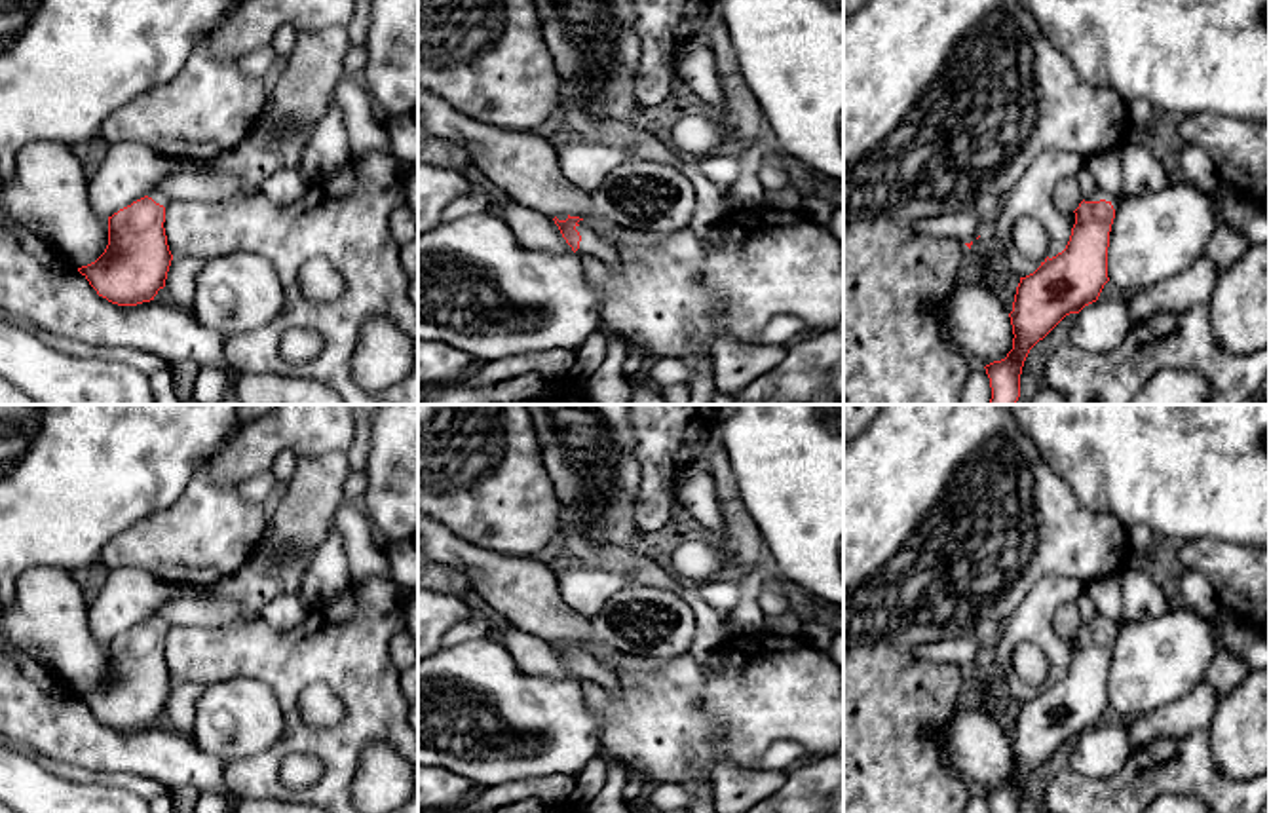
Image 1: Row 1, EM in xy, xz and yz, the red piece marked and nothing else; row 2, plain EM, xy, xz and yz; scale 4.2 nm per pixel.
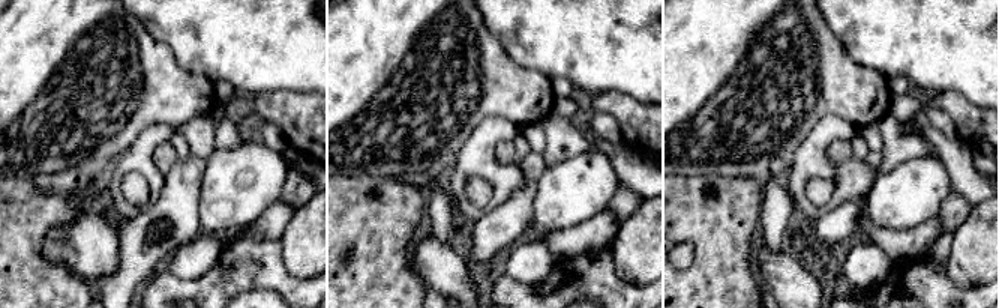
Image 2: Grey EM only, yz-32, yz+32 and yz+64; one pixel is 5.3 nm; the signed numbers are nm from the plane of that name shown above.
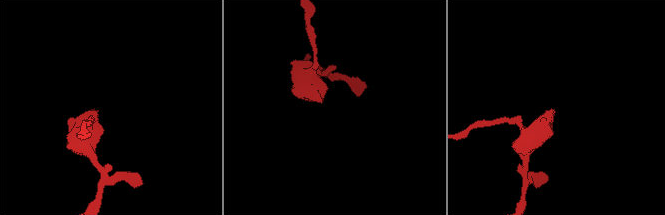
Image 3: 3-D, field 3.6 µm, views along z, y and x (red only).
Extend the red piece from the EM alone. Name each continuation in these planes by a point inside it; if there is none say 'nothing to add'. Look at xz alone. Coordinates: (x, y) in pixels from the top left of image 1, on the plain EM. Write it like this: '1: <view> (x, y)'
1: xz (591, 669)

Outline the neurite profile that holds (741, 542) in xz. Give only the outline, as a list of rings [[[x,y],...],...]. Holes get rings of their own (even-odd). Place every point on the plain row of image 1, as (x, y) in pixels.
[[[722,448],[710,462],[716,498],[724,515],[724,532],[712,536],[714,547],[726,557],[728,564],[718,577],[745,577],[769,564],[767,547],[762,532],[745,507],[729,465],[729,456]]]

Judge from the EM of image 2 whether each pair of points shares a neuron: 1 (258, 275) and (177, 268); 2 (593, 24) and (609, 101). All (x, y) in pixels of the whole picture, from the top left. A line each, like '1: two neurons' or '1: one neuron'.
1: two neurons
2: two neurons

